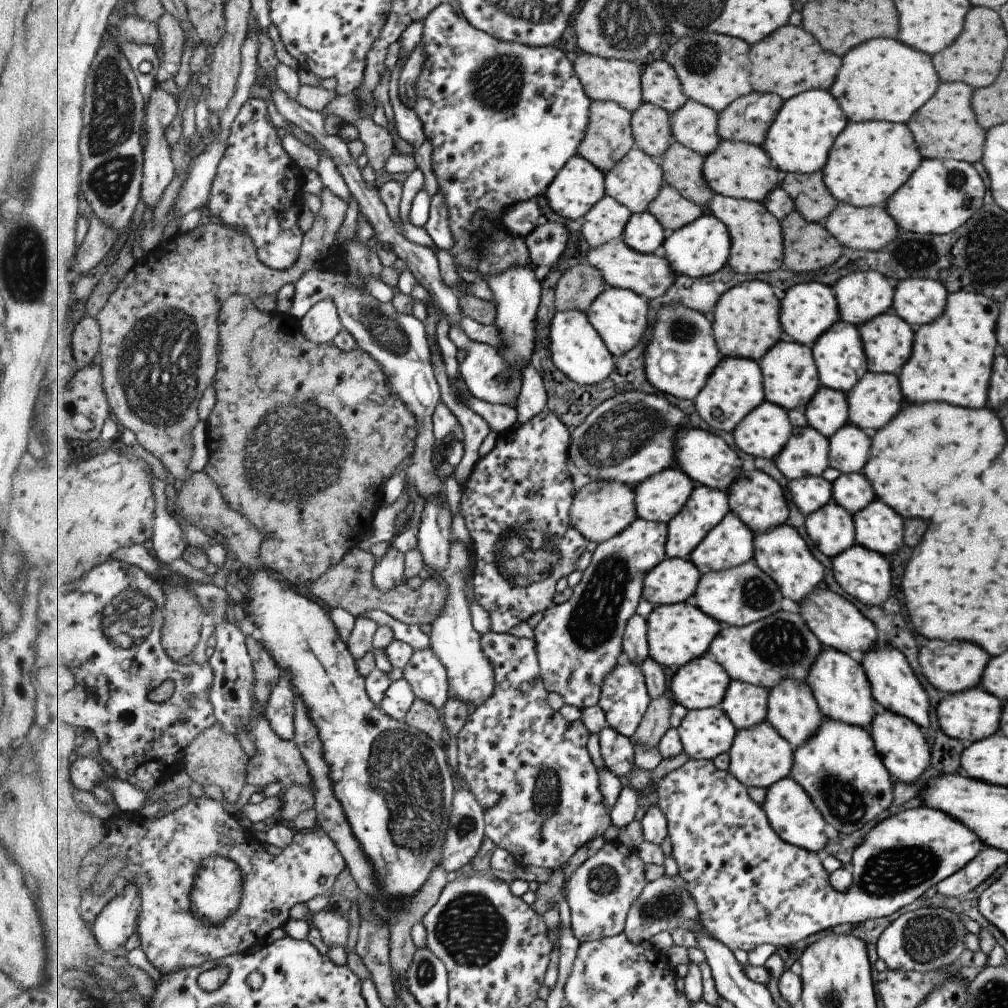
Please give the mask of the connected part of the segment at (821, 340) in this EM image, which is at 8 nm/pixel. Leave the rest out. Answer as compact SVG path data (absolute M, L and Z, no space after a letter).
M841 318L835 321L825 333L819 336L811 347L814 350L818 379L823 387L846 393L869 370L869 364L866 362L857 327L843 322Z

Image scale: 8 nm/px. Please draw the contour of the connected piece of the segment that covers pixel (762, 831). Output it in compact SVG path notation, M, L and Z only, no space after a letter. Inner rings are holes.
M690 758L681 768L675 769L660 782L658 793L660 794L660 809L665 813L668 820L668 837L672 844L673 857L679 868L679 874L688 884L689 894L693 896L698 906L701 916L700 920L702 921L700 926L706 929L713 938L726 944L731 950L739 948L749 952L758 949L759 946L763 946L765 943L789 947L793 942L809 938L809 936L813 936L819 930L833 928L835 924L859 925L863 921L873 921L889 916L898 911L899 908L902 909L905 905L911 904L916 898L920 898L928 888L934 887L939 881L963 868L983 848L982 842L970 830L967 830L960 822L957 822L949 815L943 814L940 810L925 806L906 810L901 809L873 826L852 850L848 866L852 876L851 887L839 892L831 886L830 874L827 874L827 866L823 866L825 854L795 846L783 839L778 831L771 826L766 810L760 803L755 802L754 798L751 798L748 786L739 782L739 779L735 778L731 771L719 770L714 761L707 759L697 761Z

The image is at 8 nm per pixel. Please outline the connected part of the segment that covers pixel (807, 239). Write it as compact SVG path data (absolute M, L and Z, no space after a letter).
M796 208L782 221L786 252L783 268L810 273L842 256L842 246L821 223L809 222Z

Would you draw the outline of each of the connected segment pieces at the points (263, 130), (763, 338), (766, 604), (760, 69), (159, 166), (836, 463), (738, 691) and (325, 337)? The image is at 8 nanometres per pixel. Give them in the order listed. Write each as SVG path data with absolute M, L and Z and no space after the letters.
M248 98L240 108L228 136L225 154L218 166L218 173L207 204L207 212L208 217L218 222L247 231L256 242L260 259L270 268L284 271L293 269L302 253L305 233L299 228L299 214L304 208L301 196L304 193L302 188L306 176L300 164L296 163L283 148L279 132L275 130L267 114L269 114L267 104L263 99Z
M753 279L727 290L713 310L714 335L723 356L760 361L781 341L785 332L781 312L780 296L767 282Z
M753 559L729 570L705 573L692 601L723 626L744 627L781 611L783 597L782 587L775 578L771 578Z
M791 23L754 44L750 54L750 62L753 64L751 86L755 86L758 93L771 92L771 74L773 74L773 93L779 95L784 101L789 101L790 98L813 88L827 91L833 84L835 72L841 62L837 58L838 55L827 52L821 46L814 34Z
M158 86L153 89L148 98L146 108L146 143L144 145L144 181L142 182L142 200L147 205L157 204L165 189L173 182L176 175L176 168L173 162L172 149L167 142L167 128L177 118L179 104L177 98L165 92Z
M849 424L826 438L828 440L828 466L841 473L861 472L871 445L870 433Z
M732 680L721 708L740 731L768 721L769 705L770 689Z
M331 299L320 300L300 321L303 334L316 343L331 343L344 327L338 306Z

